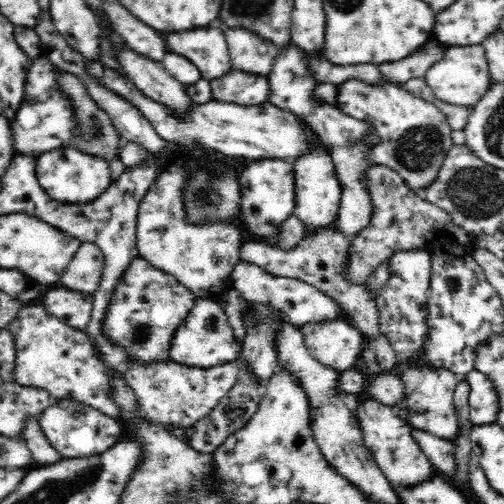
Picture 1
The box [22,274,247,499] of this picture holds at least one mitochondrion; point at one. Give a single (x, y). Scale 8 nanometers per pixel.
(140, 334)

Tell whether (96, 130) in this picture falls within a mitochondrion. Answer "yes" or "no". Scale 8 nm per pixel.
yes

